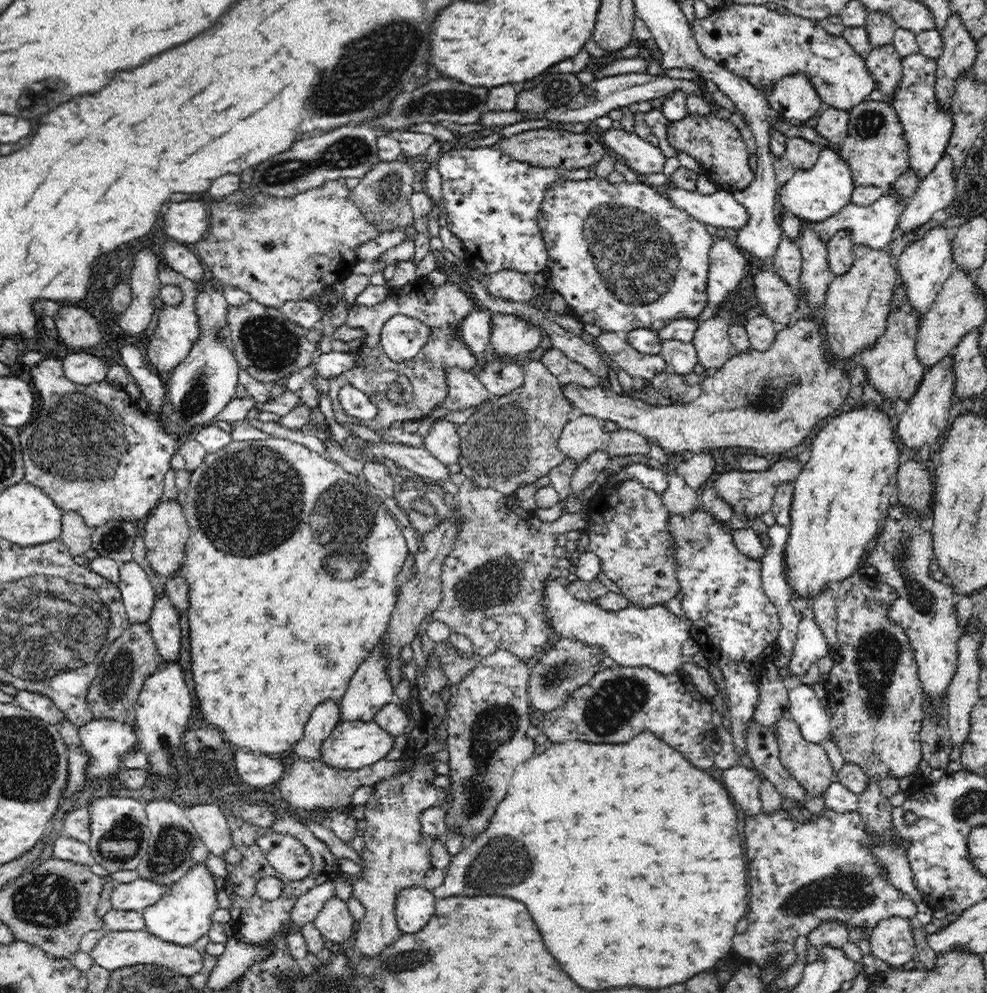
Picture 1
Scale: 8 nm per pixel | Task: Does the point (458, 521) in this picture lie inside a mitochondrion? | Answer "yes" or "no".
no

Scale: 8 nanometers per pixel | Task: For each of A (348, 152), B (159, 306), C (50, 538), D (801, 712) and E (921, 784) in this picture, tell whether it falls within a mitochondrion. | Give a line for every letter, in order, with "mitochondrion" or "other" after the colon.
A: mitochondrion
B: other
C: other
D: other
E: other

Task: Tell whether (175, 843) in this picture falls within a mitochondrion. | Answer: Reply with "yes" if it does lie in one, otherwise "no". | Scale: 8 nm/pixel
yes

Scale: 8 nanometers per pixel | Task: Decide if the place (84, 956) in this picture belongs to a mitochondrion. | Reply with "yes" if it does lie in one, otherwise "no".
no

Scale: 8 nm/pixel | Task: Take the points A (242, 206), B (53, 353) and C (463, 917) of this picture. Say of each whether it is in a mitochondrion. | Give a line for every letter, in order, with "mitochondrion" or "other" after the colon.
A: mitochondrion
B: other
C: mitochondrion

